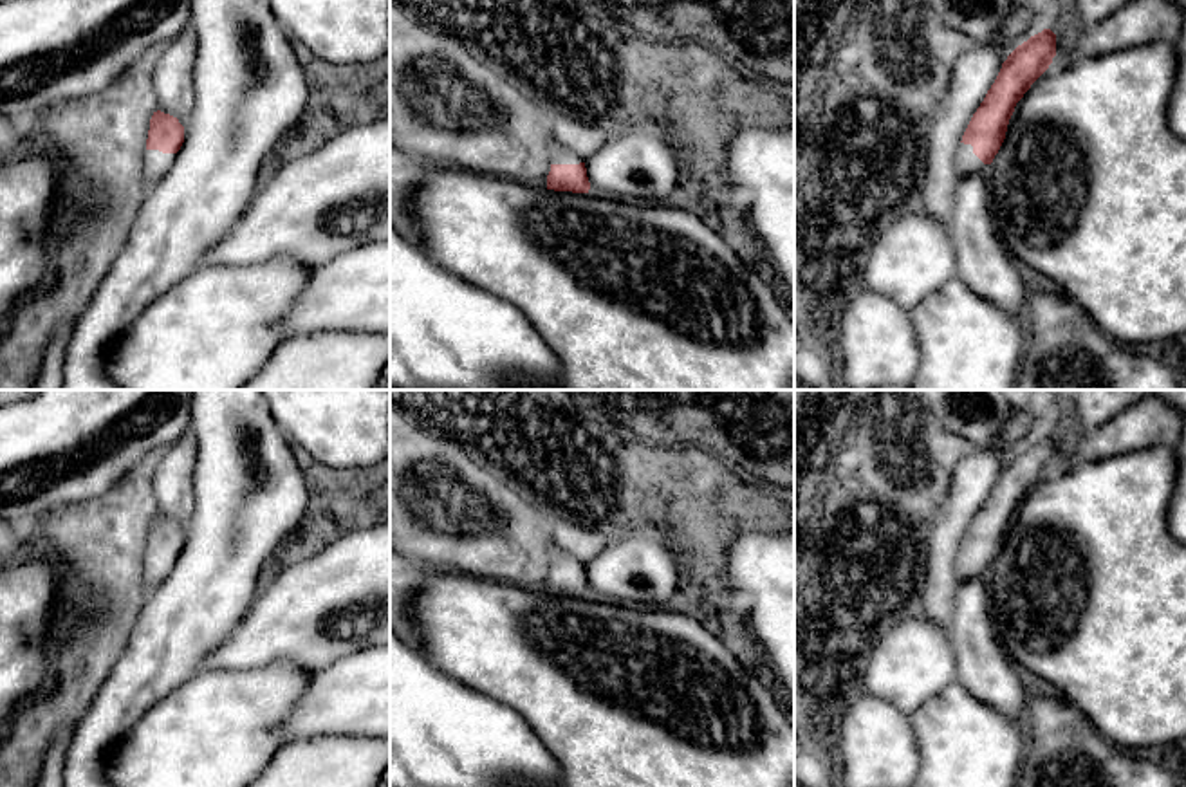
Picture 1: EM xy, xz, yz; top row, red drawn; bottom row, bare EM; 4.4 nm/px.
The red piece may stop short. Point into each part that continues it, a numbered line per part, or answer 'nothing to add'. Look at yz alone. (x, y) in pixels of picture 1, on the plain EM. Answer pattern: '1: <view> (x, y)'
1: yz (966, 567)

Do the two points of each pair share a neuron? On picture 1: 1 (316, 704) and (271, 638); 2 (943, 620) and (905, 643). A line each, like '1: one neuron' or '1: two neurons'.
1: two neurons
2: two neurons

